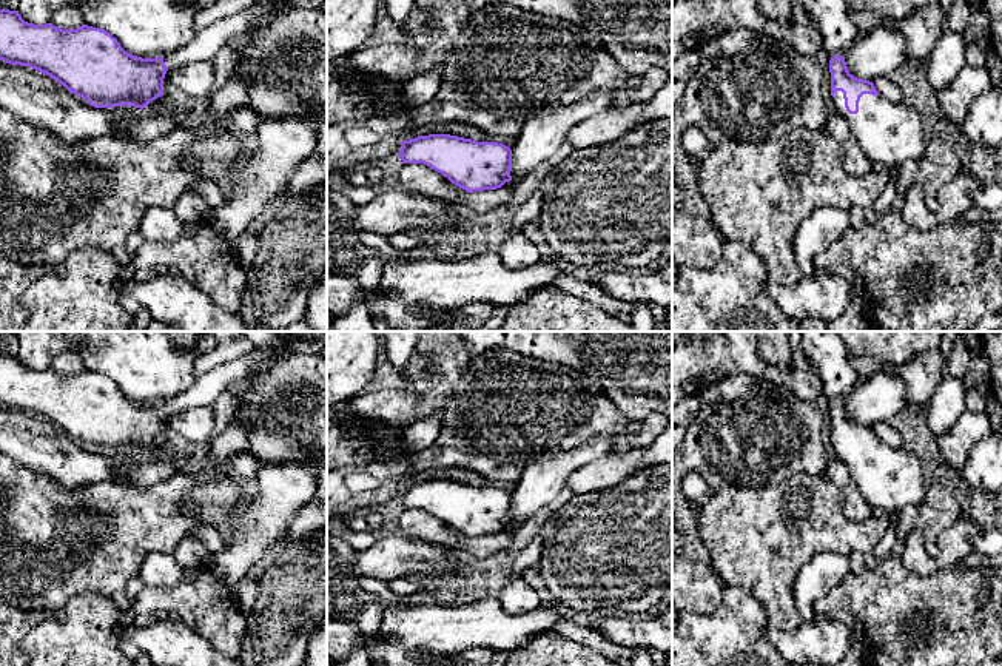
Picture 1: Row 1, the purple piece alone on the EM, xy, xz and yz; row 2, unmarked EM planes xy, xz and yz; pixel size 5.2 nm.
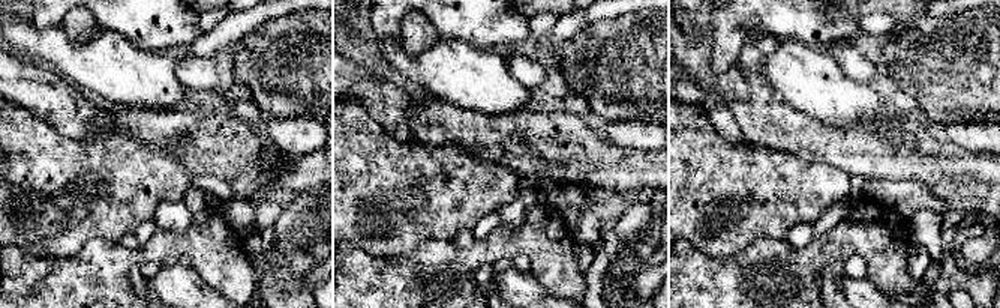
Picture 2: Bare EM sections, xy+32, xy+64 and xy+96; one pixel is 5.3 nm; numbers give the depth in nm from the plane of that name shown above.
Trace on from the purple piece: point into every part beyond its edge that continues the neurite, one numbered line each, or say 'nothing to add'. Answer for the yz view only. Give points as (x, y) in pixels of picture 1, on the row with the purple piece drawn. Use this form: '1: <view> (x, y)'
1: yz (888, 133)

